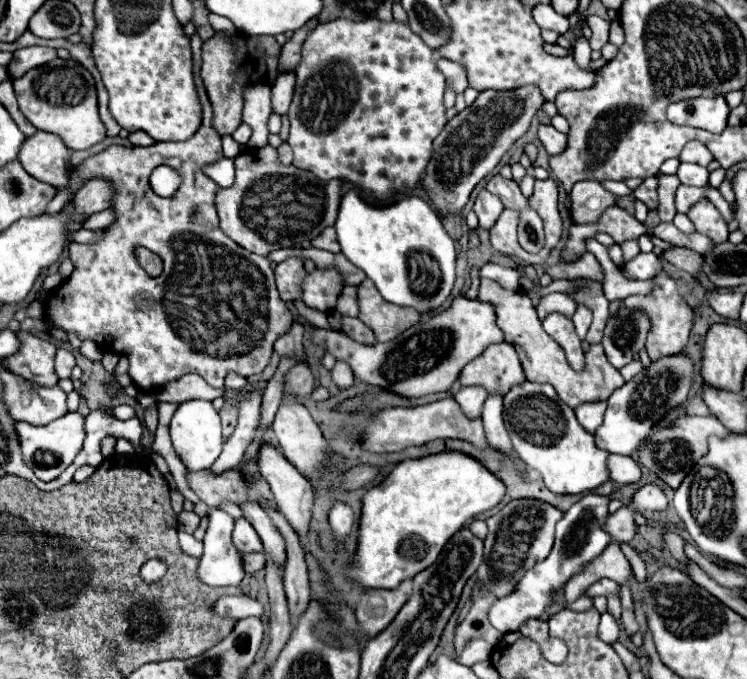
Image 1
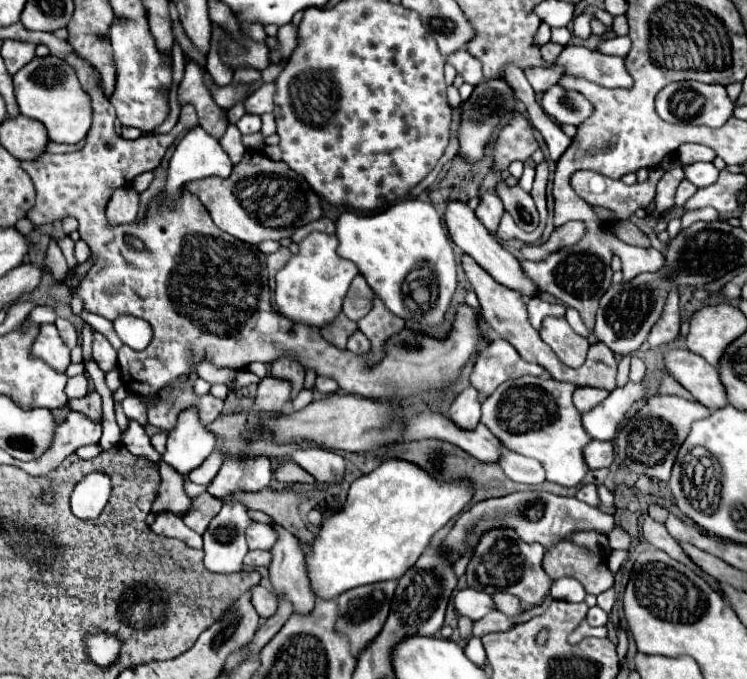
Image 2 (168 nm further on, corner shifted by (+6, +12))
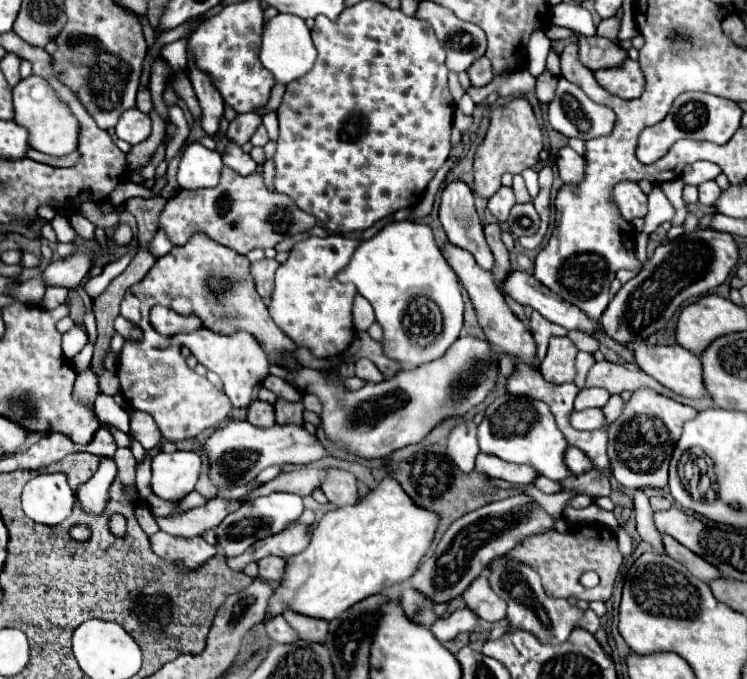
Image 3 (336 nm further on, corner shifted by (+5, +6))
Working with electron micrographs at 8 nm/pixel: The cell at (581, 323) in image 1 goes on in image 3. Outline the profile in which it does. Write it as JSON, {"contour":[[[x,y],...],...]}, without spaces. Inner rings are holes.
{"contour":[[[571,330],[567,336],[575,342],[575,346],[579,350],[585,350],[585,352],[591,352],[591,354],[595,350],[599,350],[599,340],[593,338],[593,336],[589,336],[589,334],[585,334],[585,332],[581,332],[581,330]]]}

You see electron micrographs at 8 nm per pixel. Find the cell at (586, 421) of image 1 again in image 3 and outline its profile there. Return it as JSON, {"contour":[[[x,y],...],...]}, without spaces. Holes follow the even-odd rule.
{"contour":[[[583,388],[577,398],[575,398],[575,410],[585,410],[585,408],[601,408],[607,404],[611,394],[607,390],[599,388]]]}

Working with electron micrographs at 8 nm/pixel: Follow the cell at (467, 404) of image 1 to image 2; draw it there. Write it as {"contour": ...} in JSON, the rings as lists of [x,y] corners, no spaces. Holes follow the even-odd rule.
{"contour":[[[470,386],[466,388],[450,406],[448,418],[458,424],[462,430],[474,430],[480,422],[480,402],[478,402],[478,392]]]}

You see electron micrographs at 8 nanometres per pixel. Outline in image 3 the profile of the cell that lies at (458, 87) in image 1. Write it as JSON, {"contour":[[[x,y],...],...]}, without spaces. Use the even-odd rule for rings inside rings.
{"contour":[[[481,56],[481,58],[477,58],[477,60],[469,66],[467,74],[469,74],[469,78],[471,78],[471,86],[485,86],[485,84],[493,78],[491,62],[489,62],[485,56]]]}

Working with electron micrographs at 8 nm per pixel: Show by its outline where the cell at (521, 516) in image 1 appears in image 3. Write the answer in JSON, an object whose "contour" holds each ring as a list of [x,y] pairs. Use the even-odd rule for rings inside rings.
{"contour":[[[509,554],[497,556],[489,562],[487,566],[487,580],[491,590],[503,598],[507,602],[507,620],[511,626],[517,626],[521,630],[531,630],[537,638],[541,638],[547,644],[559,644],[565,642],[567,636],[571,634],[575,622],[579,622],[583,618],[583,610],[579,610],[577,606],[571,606],[565,598],[551,598],[545,594],[543,586],[541,586],[541,578],[535,572],[535,568],[531,568],[525,562],[519,562],[515,558],[511,558]]]}

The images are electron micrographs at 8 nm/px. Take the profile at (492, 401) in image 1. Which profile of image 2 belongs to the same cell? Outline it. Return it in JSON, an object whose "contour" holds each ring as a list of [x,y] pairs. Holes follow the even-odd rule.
{"contour":[[[502,446],[502,452],[504,452],[504,456],[500,460],[500,466],[510,480],[522,482],[522,484],[542,484],[546,480],[544,468],[538,460],[530,460],[526,456],[510,452],[504,446]]]}

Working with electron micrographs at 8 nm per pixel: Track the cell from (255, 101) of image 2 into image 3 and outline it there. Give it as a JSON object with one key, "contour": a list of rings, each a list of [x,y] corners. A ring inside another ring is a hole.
{"contour":[[[247,112],[247,114],[237,114],[237,118],[229,124],[227,128],[227,138],[237,142],[239,146],[249,142],[251,134],[255,132],[255,128],[261,124],[261,116],[255,112]]]}

